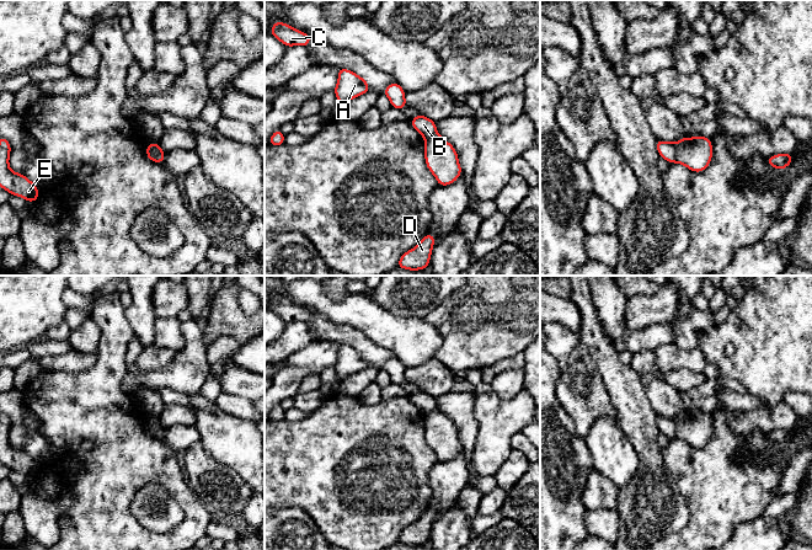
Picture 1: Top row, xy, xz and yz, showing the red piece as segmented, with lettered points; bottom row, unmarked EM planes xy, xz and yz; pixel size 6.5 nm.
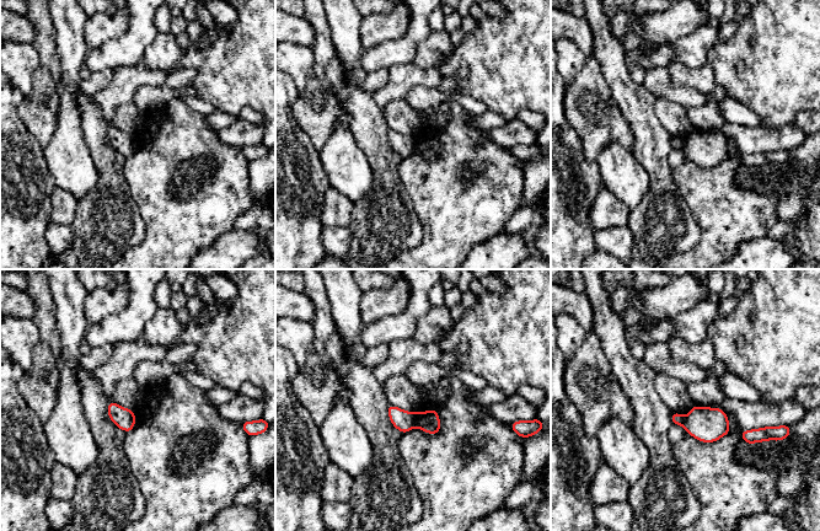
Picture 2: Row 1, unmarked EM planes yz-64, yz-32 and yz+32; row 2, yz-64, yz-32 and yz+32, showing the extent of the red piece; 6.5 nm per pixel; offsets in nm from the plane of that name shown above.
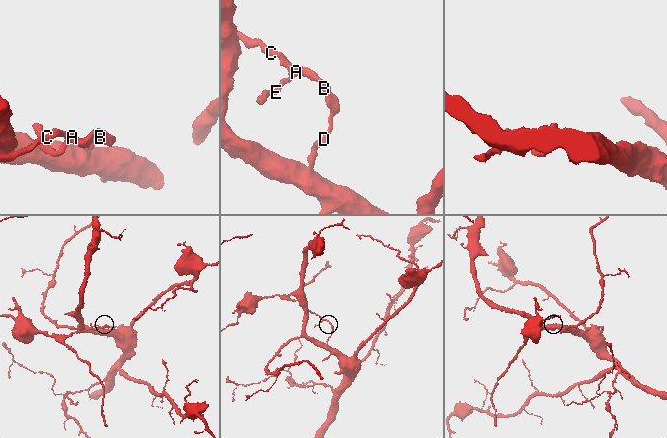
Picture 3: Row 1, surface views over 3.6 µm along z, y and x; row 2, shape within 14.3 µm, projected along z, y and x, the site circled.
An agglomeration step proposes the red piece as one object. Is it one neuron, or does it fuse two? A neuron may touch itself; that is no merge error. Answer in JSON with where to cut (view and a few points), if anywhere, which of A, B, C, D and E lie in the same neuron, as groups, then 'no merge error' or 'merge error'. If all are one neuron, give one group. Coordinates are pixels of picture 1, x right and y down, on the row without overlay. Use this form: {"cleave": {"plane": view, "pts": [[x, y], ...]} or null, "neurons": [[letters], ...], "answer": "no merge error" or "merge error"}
{"cleave": {"plane": "yz", "pts": [[674, 418], [676, 437]]}, "neurons": [["A", "B", "C", "E"], ["D"]], "answer": "merge error"}

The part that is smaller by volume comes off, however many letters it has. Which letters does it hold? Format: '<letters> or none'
A, B, C, E

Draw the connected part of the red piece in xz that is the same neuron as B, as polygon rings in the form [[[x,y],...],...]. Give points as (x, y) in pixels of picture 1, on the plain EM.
[[[420,389],[410,396],[410,400],[424,413],[437,410],[436,397]]]

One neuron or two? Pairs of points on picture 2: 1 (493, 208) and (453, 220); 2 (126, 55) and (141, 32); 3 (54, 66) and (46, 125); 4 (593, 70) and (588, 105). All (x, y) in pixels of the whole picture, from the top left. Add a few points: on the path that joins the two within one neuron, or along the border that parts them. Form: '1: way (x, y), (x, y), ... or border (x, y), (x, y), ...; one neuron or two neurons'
1: way (483, 208), (465, 208), (462, 210); one neuron
2: way (128, 49), (137, 38); one neuron
3: border (41, 62), (48, 68), (55, 82); two neurons
4: way (590, 79), (589, 96); one neuron

